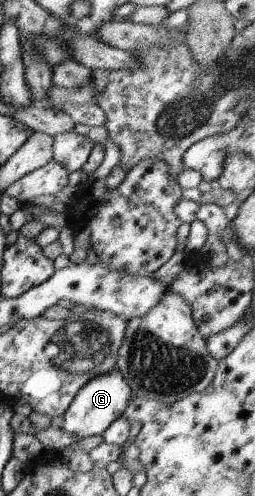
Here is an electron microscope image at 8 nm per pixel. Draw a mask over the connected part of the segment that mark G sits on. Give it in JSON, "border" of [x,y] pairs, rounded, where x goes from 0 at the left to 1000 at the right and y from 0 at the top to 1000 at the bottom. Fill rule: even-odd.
{"border":[[[463,744],[376,756],[345,764],[345,770],[333,770],[286,798],[282,810],[251,829],[243,863],[235,865],[255,873],[322,883],[400,875],[435,851],[475,839],[510,800],[502,776],[482,768]]]}

